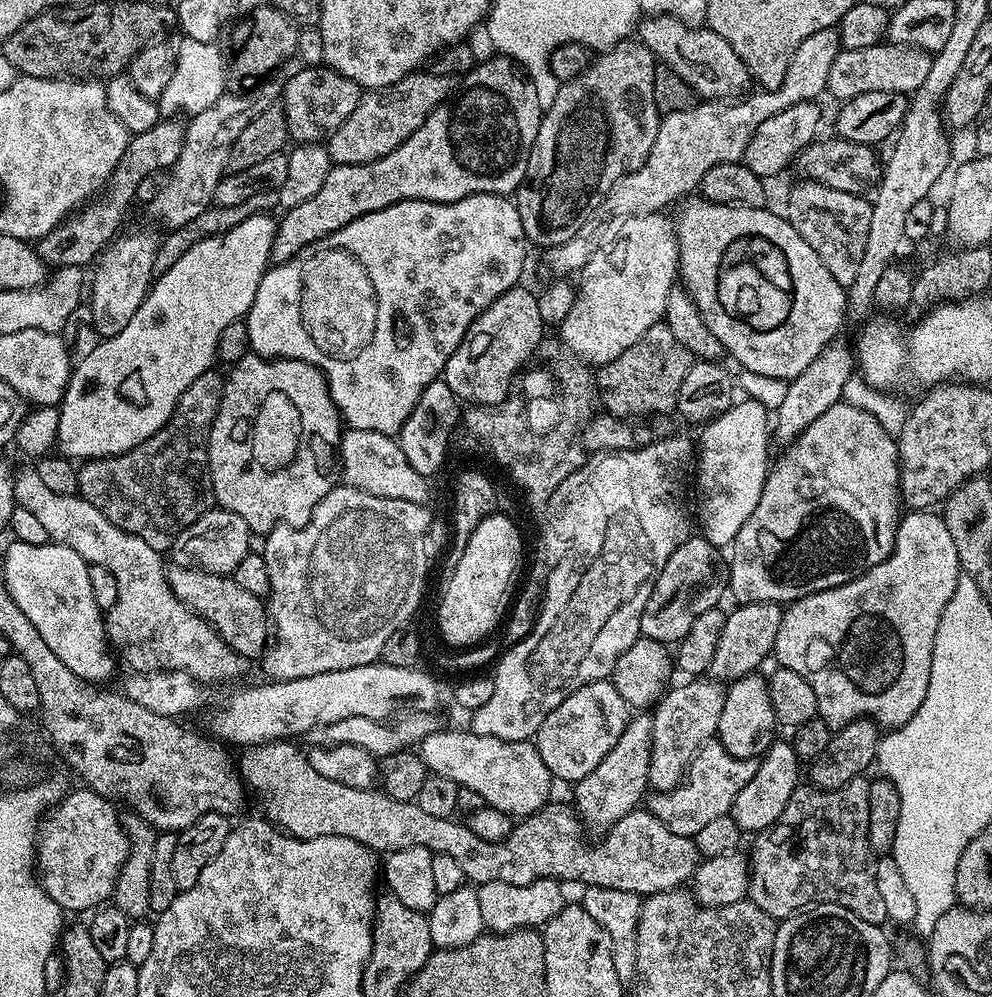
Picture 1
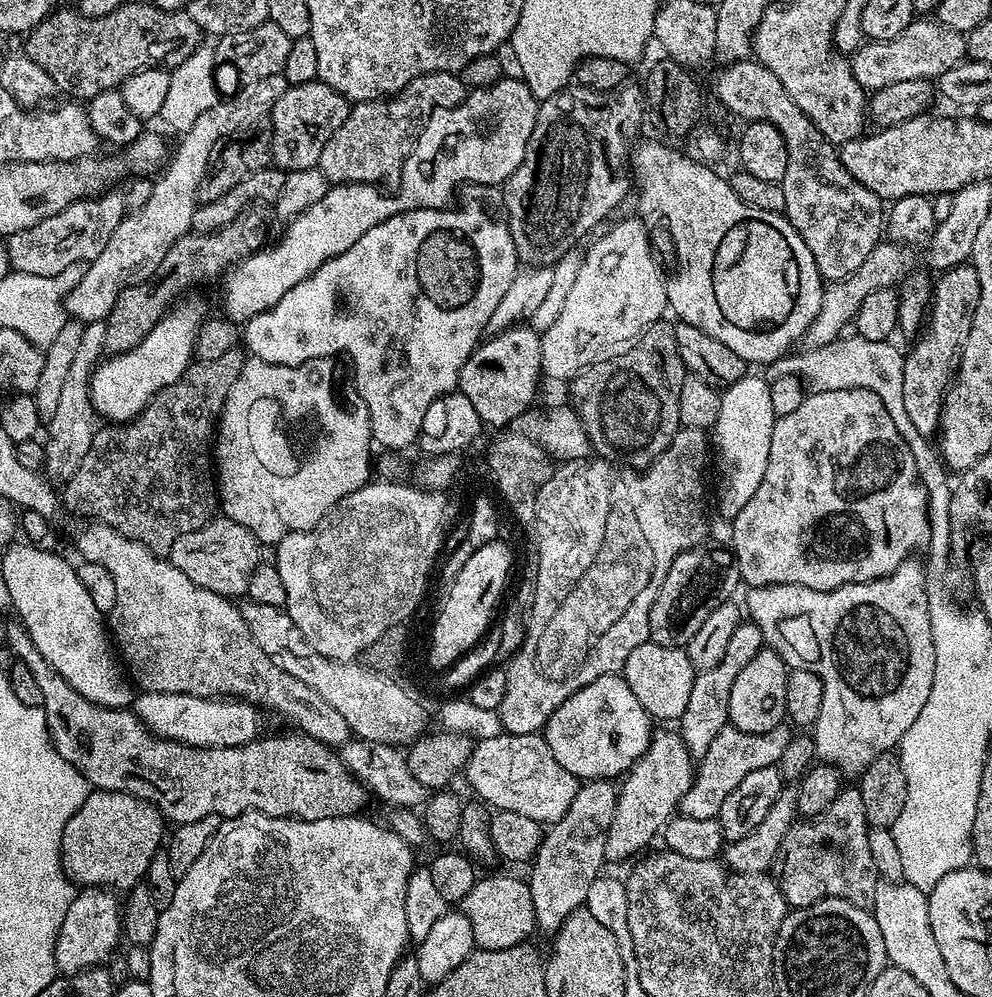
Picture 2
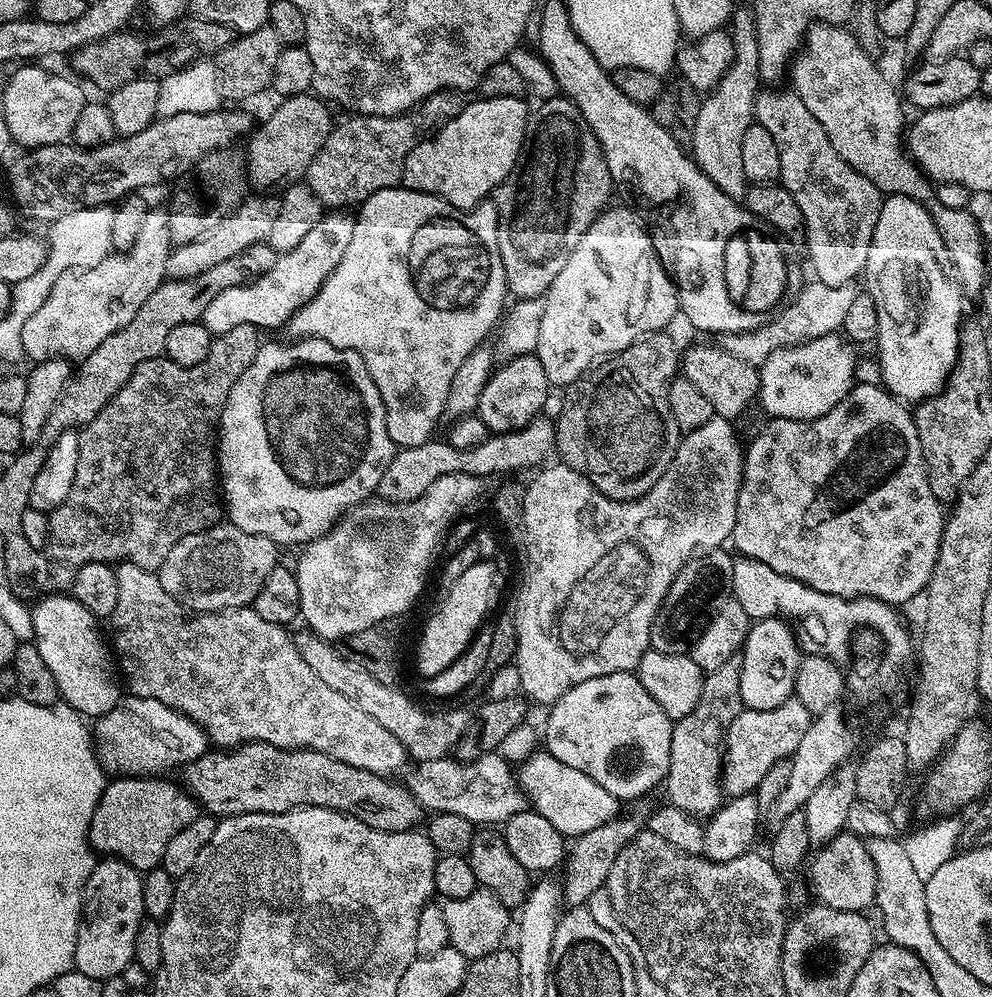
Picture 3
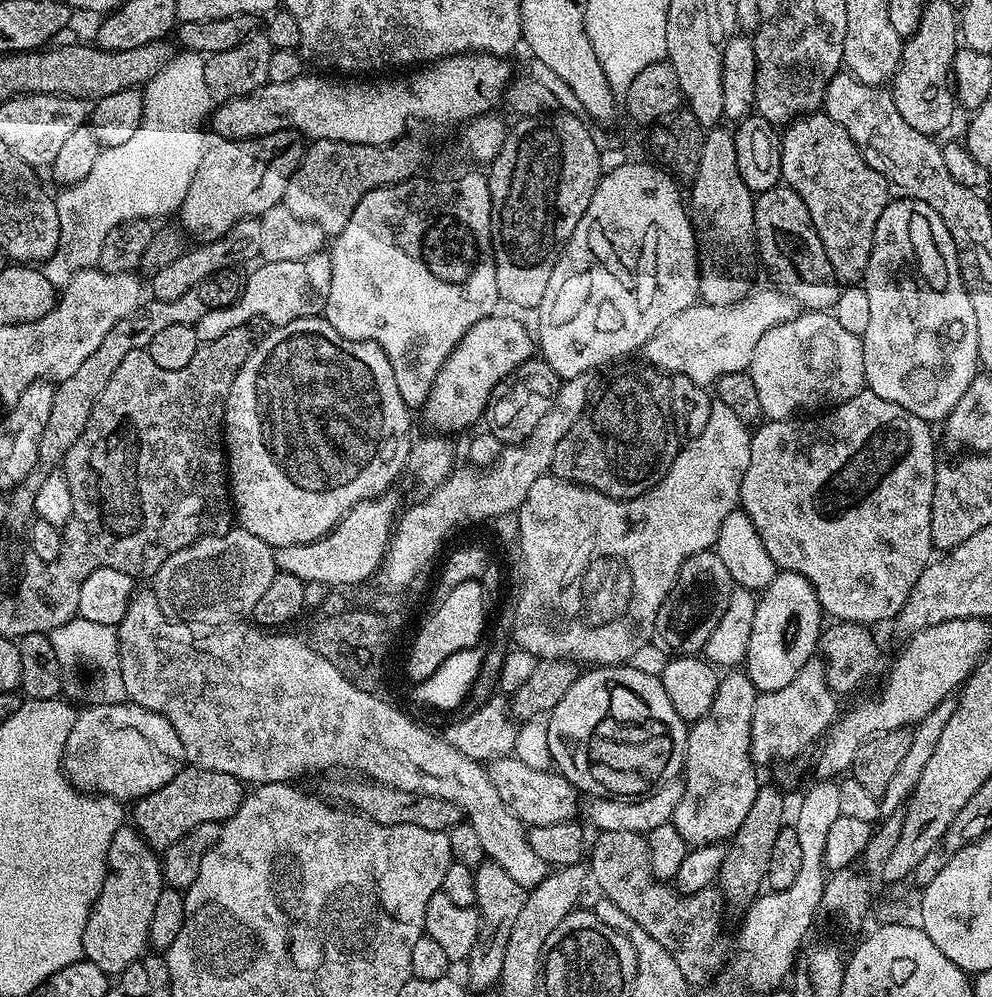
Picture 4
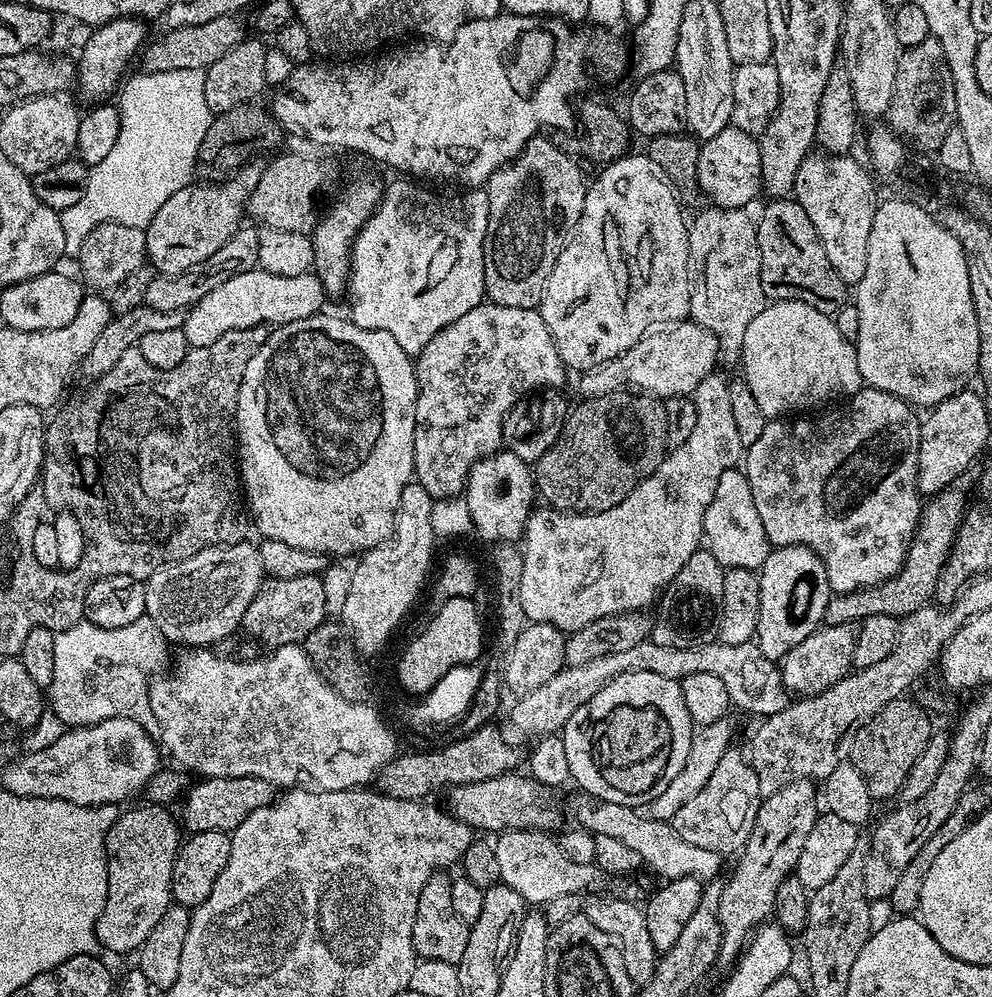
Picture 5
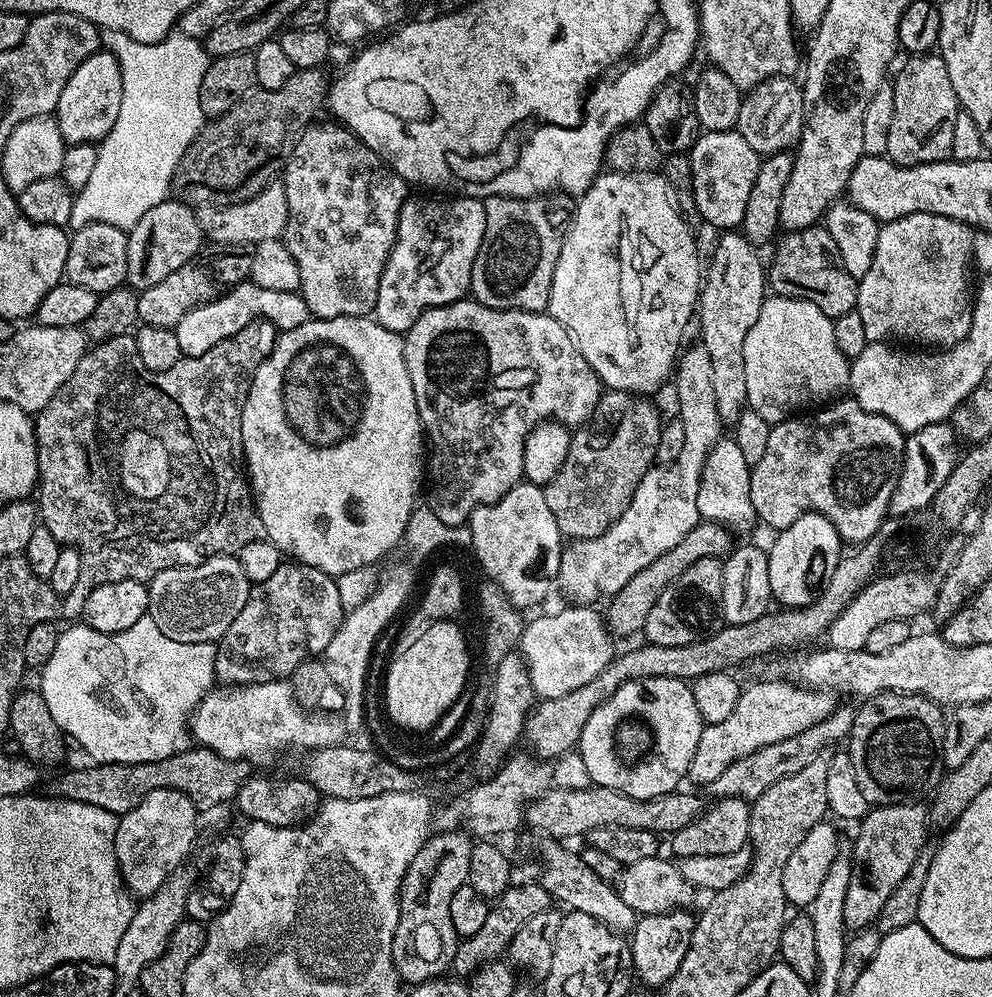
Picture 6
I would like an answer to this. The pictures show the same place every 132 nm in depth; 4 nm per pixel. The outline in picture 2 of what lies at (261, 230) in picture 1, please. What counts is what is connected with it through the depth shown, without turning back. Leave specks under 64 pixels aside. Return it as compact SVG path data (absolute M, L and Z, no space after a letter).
M186 300L179 304L165 311L156 325L144 335L144 340L129 352L117 352L97 364L88 383L93 413L100 415L101 412L108 422L131 421L143 411L156 393L182 378L183 372L194 361L196 335L204 325L206 311L200 300Z

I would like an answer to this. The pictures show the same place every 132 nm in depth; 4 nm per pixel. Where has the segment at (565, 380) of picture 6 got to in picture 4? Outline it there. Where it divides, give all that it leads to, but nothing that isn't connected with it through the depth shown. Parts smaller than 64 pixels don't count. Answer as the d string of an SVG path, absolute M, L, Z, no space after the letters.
M493 314L482 318L482 322L474 322L474 326L466 330L462 342L454 346L442 370L438 370L438 378L434 378L422 409L425 422L432 427L429 429L440 434L453 434L452 432L460 432L471 424L479 425L488 410L488 402L493 399L497 389L533 359L534 336L529 325L527 328L522 321L515 320L512 316L500 315Z

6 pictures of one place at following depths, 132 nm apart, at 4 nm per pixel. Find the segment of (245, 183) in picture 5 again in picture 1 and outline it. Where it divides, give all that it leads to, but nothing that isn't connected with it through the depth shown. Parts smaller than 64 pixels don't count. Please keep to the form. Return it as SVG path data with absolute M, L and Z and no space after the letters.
M305 66L298 70L284 84L284 95L282 103L286 114L286 124L288 126L289 137L296 144L318 144L327 142L350 118L350 113L354 111L354 106L358 106L362 90L350 78L338 74L334 69L327 66L309 68Z

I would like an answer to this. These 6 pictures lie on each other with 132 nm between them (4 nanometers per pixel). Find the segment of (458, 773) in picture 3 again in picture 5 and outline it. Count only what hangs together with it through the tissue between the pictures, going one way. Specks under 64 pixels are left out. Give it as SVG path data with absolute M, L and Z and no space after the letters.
M602 800L587 803L577 810L575 823L581 828L588 829L595 837L618 838L622 846L630 846L630 850L636 851L641 862L649 864L661 876L661 881L694 878L701 882L712 882L717 879L716 875L719 874L722 864L721 856L714 854L714 850L690 846L690 842L678 838L669 821L655 820L643 811L627 808L618 802Z

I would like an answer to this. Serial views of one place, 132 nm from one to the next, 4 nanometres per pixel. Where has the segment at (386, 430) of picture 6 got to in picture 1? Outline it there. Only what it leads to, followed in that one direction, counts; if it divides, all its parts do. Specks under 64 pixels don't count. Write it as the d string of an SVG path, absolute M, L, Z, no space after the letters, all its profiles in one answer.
M249 354L238 363L231 365L227 369L224 381L224 393L222 402L218 406L218 414L214 418L210 438L208 439L209 470L212 475L212 494L215 503L227 512L238 514L242 522L246 522L249 533L267 534L277 526L287 526L289 528L300 528L314 514L318 502L330 494L332 488L338 484L338 449L340 447L340 437L342 435L342 421L340 411L336 409L335 402L332 401L332 392L328 389L327 378L314 366L310 366L301 360L281 360L279 358L265 358L255 354Z

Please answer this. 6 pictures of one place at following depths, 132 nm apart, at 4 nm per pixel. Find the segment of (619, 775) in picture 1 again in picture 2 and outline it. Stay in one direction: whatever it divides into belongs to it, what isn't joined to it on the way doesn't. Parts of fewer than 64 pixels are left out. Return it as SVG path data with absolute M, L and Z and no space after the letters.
M609 779L585 781L567 807L566 814L545 831L543 842L533 856L527 882L534 903L539 931L554 934L566 918L583 907L586 893L605 863L605 836L616 813L617 787Z

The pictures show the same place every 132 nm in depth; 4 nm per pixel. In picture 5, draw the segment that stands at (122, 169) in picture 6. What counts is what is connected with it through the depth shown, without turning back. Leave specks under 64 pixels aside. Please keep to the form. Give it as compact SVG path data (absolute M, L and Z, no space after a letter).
M140 70L137 72L137 76L129 75L127 79L123 81L122 91L118 96L118 107L120 110L118 140L114 142L114 147L110 150L110 154L106 154L106 158L102 158L102 162L98 162L91 171L89 171L86 194L82 194L82 199L74 206L70 206L70 210L60 213L65 253L79 253L82 242L86 238L86 234L90 234L90 230L94 230L100 224L121 224L122 226L147 228L149 222L154 218L154 214L158 214L158 206L162 206L162 202L166 202L166 198L170 198L170 194L178 194L178 190L187 188L189 184L193 183L194 176L192 176L192 171L195 170L196 164L198 165L200 150L204 146L204 139L208 133L208 127L211 126L214 119L214 114L206 106L204 72L199 72L198 70L166 70L165 72L145 72Z

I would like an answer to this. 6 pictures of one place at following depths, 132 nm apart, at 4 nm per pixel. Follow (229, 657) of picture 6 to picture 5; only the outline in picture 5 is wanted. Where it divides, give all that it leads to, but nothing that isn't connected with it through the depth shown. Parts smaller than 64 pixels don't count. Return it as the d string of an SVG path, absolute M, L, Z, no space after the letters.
M319 575L303 576L302 578L286 578L285 580L265 579L261 584L254 602L244 615L243 631L248 631L260 644L265 644L265 649L281 648L283 644L300 644L312 633L319 624L325 623L328 611L326 610L326 597L322 591L322 582Z

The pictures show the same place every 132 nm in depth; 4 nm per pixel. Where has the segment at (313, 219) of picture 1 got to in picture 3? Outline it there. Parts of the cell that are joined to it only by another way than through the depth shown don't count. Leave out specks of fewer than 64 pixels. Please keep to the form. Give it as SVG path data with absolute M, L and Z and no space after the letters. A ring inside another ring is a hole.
M521 97L476 98L476 101L465 103L462 114L453 120L445 120L435 134L429 135L410 150L404 163L403 187L412 188L415 192L425 192L431 196L440 196L456 208L465 210L473 208L481 200L487 200L514 170L522 142L526 134L530 104ZM336 210L325 214L318 226L314 226L314 230L310 230L310 234L306 234L306 238L302 238L302 242L298 242L294 250L281 254L277 264L271 270L266 270L266 274L262 274L251 284L222 290L222 294L218 294L218 298L214 298L214 302L210 302L210 306L206 306L204 311L202 323L206 330L217 337L226 334L226 330L234 330L234 326L247 324L261 330L283 329L288 319L306 302L310 302L314 294L318 294L322 282L326 282L334 266L342 262L342 254L346 254L350 238L354 238L355 225L355 215L347 211Z

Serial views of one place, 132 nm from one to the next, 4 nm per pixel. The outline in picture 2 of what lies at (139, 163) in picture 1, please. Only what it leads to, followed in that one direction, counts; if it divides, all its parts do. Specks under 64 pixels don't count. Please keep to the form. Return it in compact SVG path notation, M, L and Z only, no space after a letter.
M120 190L104 192L101 196L91 196L74 202L58 214L42 218L38 226L18 230L7 237L8 263L11 271L21 277L31 278L62 274L66 266L87 265L94 258L98 258L98 254L102 254L106 242L110 242L110 234L118 230L125 215L124 192Z

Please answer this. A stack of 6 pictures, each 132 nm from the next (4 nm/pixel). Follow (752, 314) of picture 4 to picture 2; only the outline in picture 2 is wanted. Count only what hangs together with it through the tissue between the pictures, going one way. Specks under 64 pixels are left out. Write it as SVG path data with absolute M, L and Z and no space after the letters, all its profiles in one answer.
M881 242L874 246L874 250L870 250L866 262L862 262L862 266L858 266L858 270L854 270L854 274L850 274L845 280L829 283L824 290L822 310L818 310L818 318L806 330L803 343L811 349L826 346L828 343L841 339L842 333L845 331L844 326L855 321L858 306L862 306L863 300L873 290L896 288L909 275L908 252L909 249L899 243Z

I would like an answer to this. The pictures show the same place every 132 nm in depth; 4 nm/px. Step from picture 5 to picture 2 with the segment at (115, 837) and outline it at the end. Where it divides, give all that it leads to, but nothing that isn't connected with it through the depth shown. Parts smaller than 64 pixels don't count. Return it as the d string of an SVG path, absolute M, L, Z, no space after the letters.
M81 887L76 897L66 910L66 918L62 918L62 926L58 930L58 938L54 946L54 962L57 973L72 976L83 972L86 968L107 965L116 948L122 944L120 930L121 901L116 900L117 893L107 888Z

